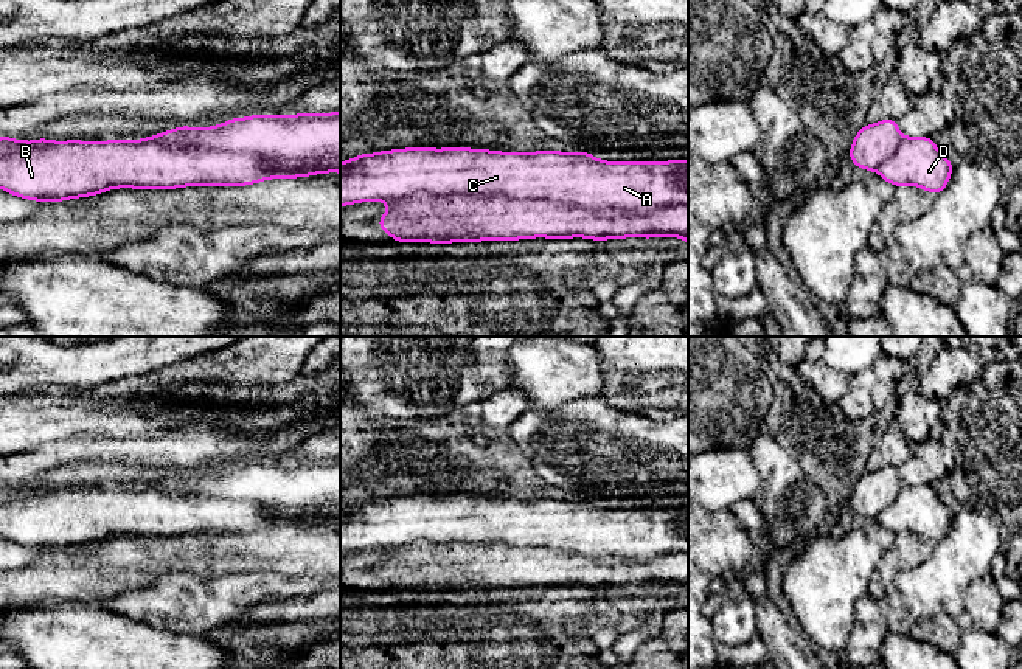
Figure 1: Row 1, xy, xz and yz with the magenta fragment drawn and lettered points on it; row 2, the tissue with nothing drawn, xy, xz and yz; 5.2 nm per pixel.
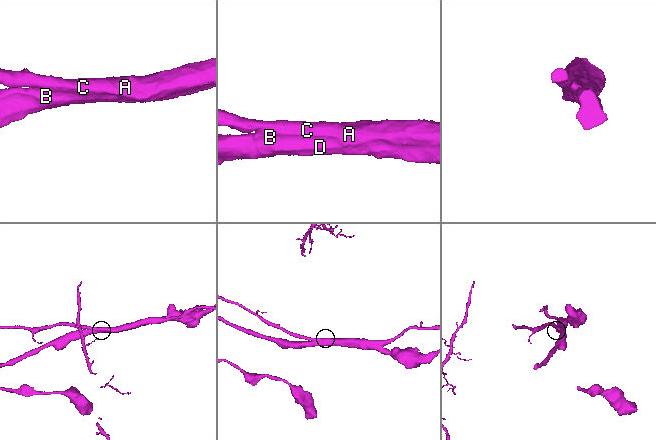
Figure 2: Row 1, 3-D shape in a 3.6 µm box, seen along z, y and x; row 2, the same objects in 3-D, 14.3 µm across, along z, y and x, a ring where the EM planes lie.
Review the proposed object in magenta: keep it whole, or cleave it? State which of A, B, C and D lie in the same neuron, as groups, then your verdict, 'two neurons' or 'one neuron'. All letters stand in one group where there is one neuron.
groups A C / B D; two neurons

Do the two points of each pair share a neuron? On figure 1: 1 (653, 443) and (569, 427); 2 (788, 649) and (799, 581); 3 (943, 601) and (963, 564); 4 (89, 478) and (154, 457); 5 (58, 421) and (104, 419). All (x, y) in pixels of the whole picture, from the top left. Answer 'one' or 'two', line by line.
1: one
2: two
3: one
4: two
5: one

